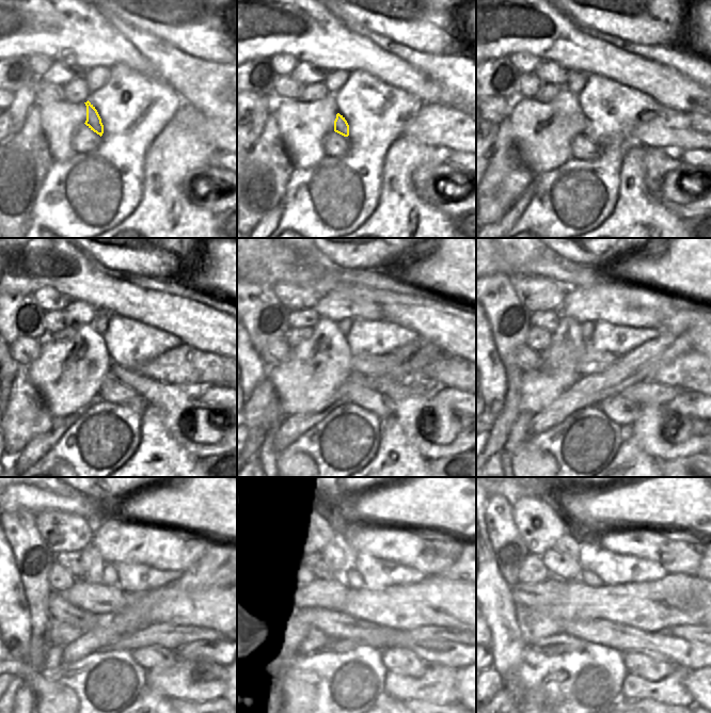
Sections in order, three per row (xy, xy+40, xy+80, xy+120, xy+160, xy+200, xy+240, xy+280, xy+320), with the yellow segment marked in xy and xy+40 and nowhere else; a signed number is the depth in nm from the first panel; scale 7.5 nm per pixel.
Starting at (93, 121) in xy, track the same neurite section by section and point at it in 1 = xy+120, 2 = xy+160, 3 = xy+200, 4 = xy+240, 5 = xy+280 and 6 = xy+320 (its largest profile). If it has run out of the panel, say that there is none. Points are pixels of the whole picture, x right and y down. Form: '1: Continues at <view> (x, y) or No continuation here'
1: Continues at xy+120 (187, 418)
2: Continues at xy+160 (436, 430)
3: Continues at xy+200 (664, 434)
4: Continues at xy+240 (194, 680)
5: Continues at xy+280 (438, 685)
6: Continues at xy+320 (670, 691)

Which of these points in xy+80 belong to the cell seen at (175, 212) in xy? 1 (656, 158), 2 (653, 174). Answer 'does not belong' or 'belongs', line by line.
1: does not belong
2: does not belong

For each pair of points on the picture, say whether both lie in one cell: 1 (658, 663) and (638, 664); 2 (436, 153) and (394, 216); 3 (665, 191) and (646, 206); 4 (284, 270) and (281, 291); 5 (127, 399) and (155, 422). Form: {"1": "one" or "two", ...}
{"1": "one", "2": "one", "3": "two", "4": "two", "5": "two"}

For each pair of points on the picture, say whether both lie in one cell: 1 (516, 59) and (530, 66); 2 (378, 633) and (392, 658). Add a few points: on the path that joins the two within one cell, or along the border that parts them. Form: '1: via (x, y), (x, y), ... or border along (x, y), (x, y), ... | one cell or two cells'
1: via (519, 60), (526, 63) | one cell
2: border along (411, 650), (400, 647), (389, 647), (381, 651) | two cells

